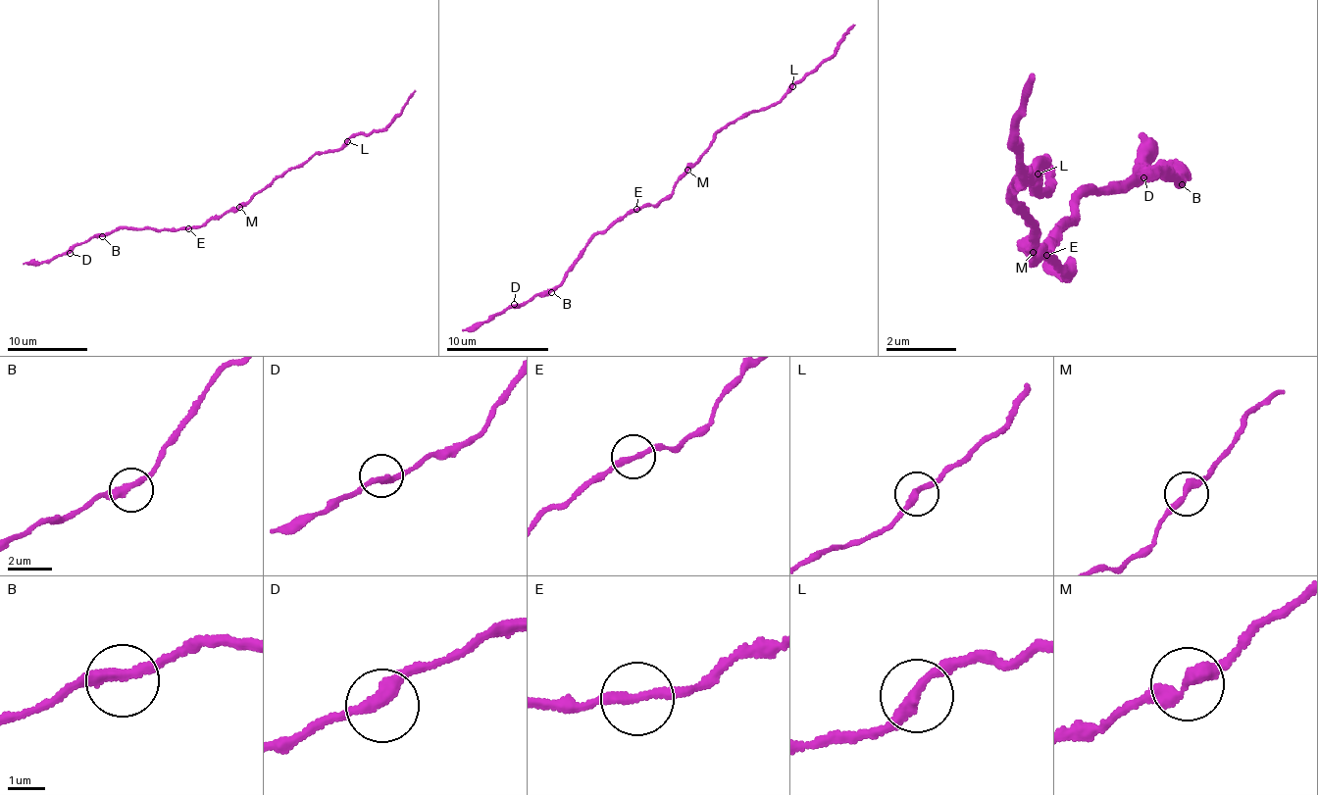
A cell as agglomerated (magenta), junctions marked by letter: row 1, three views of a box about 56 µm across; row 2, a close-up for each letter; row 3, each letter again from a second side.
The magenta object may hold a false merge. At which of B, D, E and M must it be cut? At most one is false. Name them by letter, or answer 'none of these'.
none of these

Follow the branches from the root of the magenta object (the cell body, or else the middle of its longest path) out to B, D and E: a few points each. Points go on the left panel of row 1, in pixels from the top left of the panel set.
B: (231, 209), (209, 219), (204, 224), (160, 231), (145, 226), (123, 226), (102, 236)
D: (231, 209), (204, 224), (177, 229), (123, 226), (93, 235), (75, 245), (70, 253)
E: (231, 209), (209, 219), (204, 224), (188, 228)

